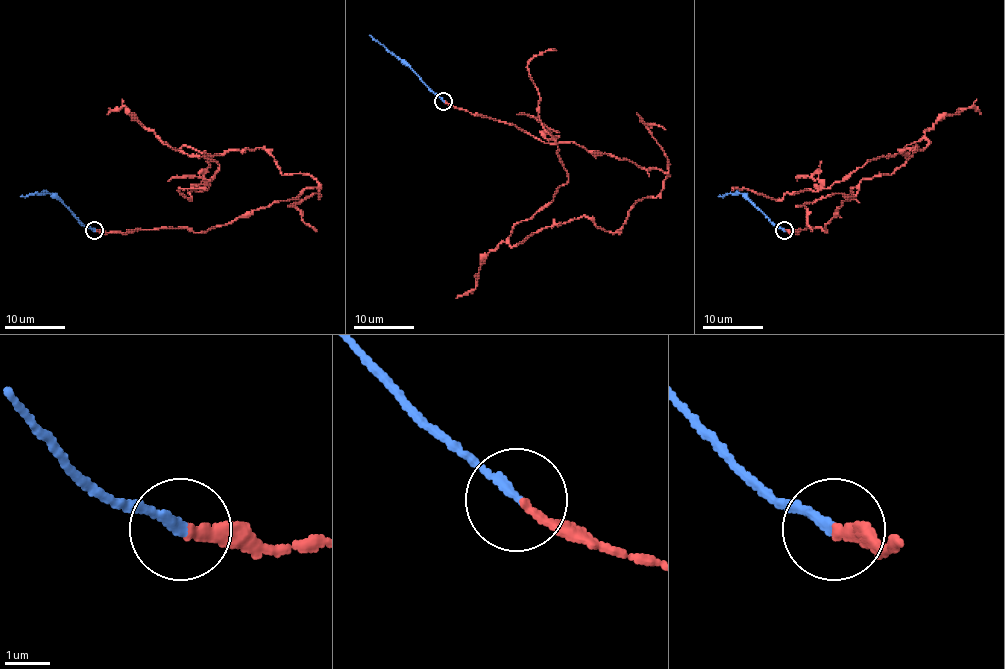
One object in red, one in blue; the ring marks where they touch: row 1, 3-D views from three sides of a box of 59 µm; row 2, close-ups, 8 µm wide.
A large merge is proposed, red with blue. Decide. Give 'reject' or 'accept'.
reject

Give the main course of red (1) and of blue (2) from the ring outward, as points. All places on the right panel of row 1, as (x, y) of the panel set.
1: (783, 230), (826, 233), (852, 189), (929, 143), (826, 189), (780, 199), (733, 190)
2: (783, 230), (777, 228), (742, 193), (718, 196)

